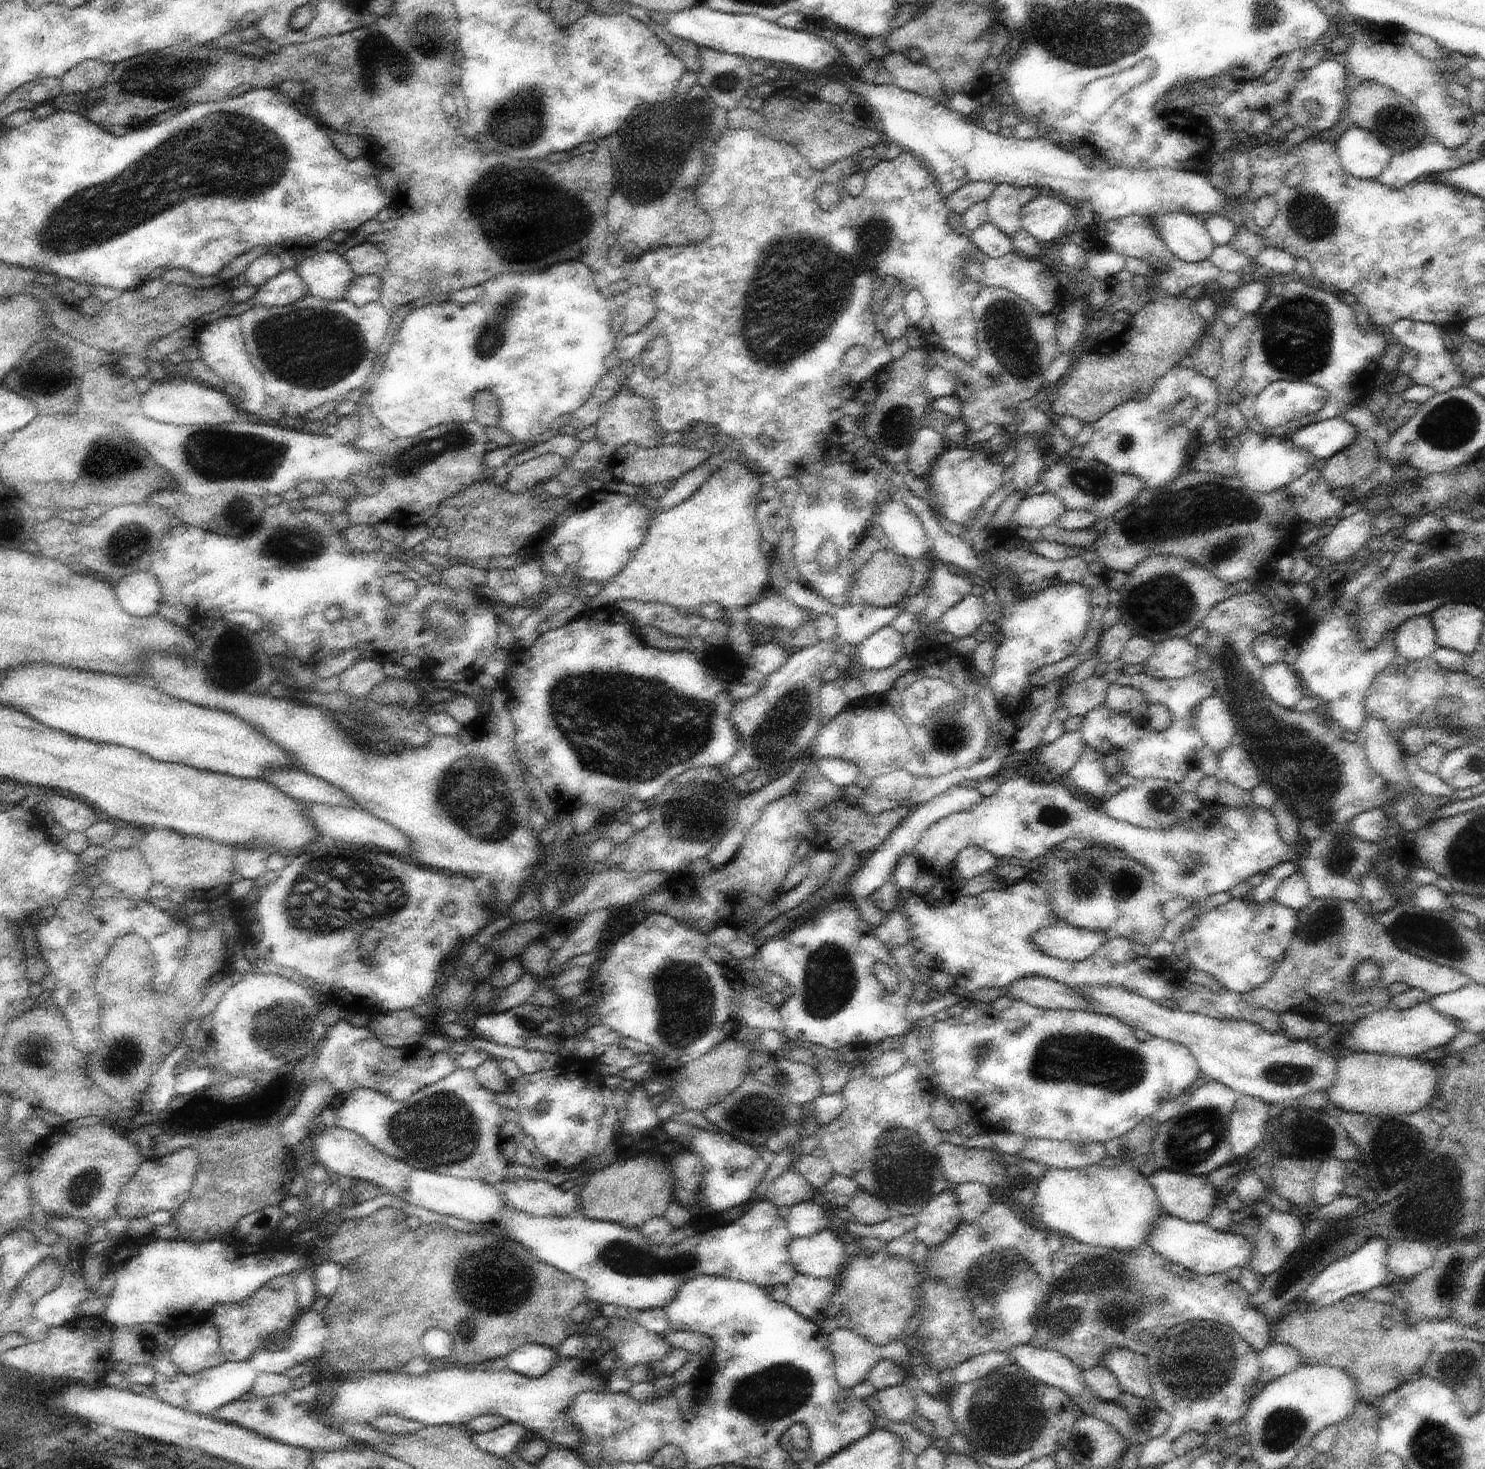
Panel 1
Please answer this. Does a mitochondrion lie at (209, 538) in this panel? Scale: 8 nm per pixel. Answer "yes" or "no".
no

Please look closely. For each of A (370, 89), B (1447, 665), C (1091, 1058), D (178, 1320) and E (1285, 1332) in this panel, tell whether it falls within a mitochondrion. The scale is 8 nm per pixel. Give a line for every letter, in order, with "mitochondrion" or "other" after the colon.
A: mitochondrion
B: other
C: mitochondrion
D: other
E: other

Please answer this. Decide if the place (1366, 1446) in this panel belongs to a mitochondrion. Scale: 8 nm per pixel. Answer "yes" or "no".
no

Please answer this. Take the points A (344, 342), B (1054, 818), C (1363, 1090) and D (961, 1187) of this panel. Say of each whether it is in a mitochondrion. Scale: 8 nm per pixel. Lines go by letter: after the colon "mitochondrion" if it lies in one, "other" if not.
A: mitochondrion
B: mitochondrion
C: other
D: other

